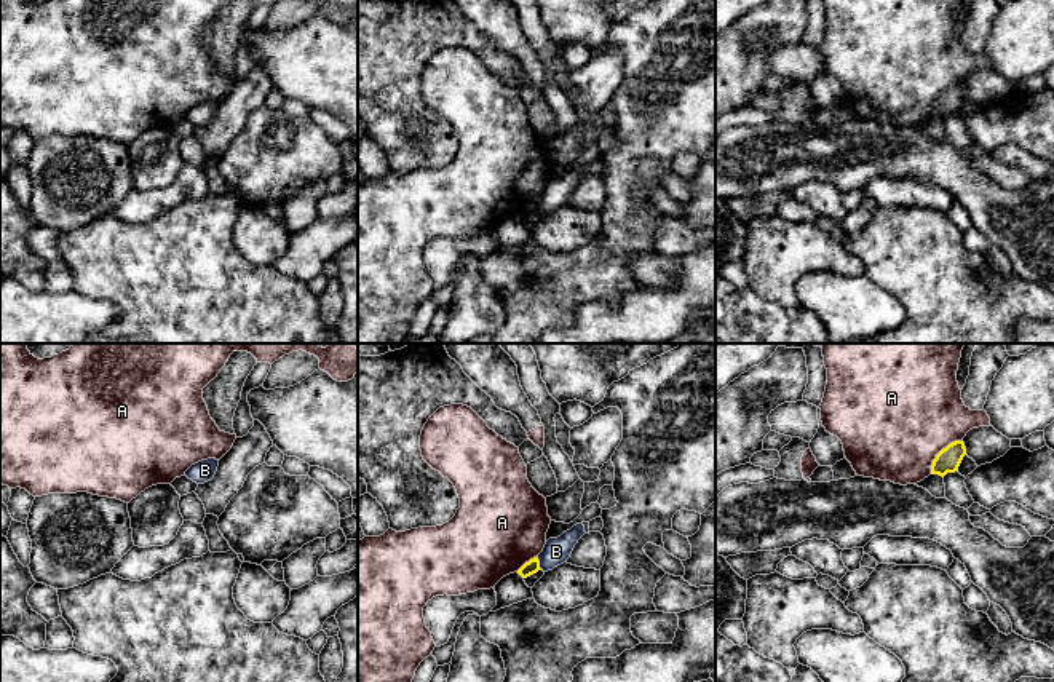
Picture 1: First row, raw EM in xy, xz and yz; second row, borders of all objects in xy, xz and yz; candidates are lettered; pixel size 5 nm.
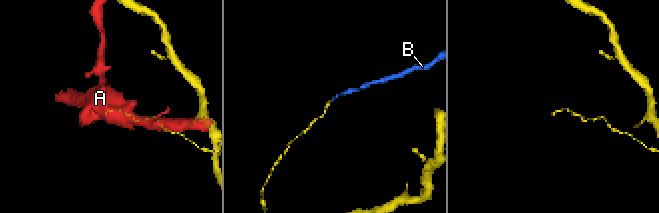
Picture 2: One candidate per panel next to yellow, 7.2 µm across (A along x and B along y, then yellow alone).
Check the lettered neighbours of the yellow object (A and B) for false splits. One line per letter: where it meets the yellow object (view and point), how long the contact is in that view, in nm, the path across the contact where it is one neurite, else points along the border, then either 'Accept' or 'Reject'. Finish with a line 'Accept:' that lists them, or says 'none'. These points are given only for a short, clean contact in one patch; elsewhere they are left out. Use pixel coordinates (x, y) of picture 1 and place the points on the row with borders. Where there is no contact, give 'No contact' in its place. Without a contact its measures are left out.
A: Touches yellow at yz (939, 452). Shared border 240 nm. Reject
B: Touches yellow at xz (538, 564). Shared border 70 nm. Boundary: xz (537, 558), (542, 569). Reject
Accept: none

